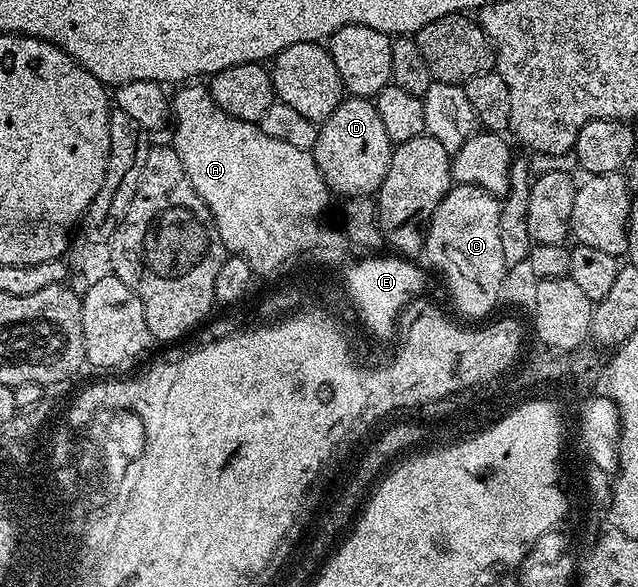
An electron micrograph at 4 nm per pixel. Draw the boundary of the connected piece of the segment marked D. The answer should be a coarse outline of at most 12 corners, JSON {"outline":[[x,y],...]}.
{"outline":[[345,97],[311,154],[334,196],[369,197],[394,146],[373,99]]}

